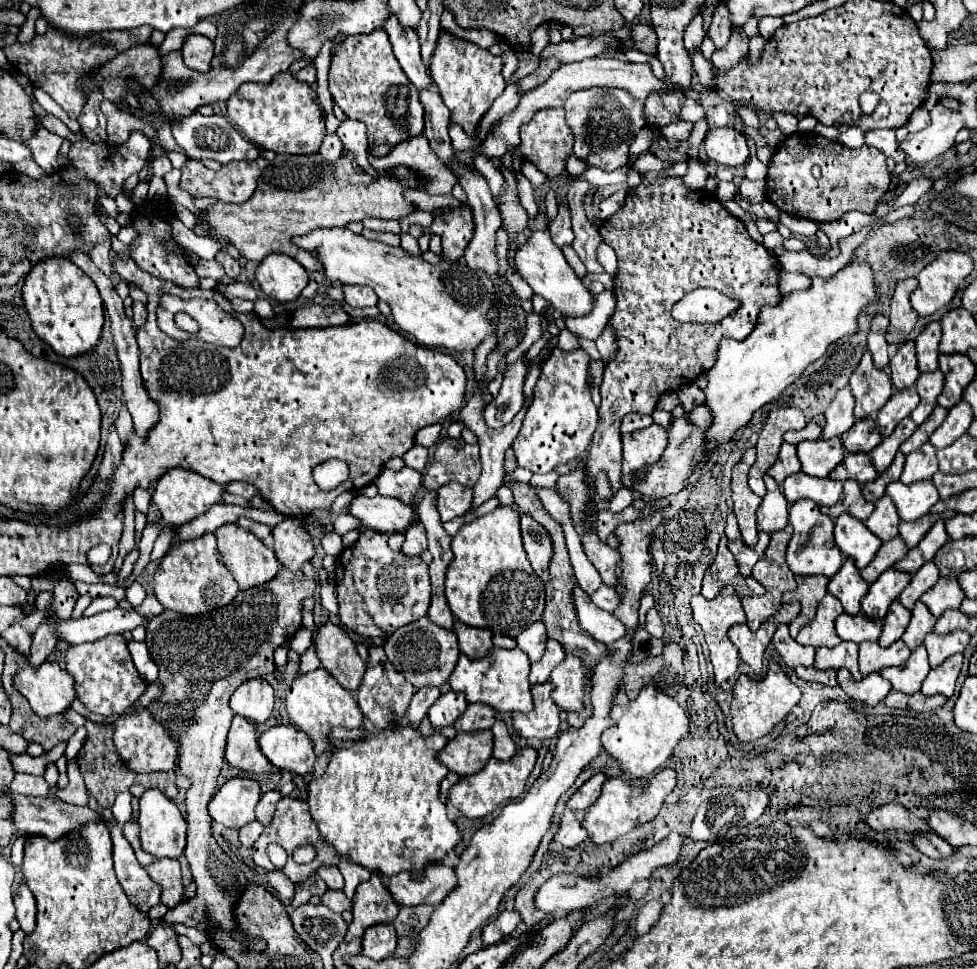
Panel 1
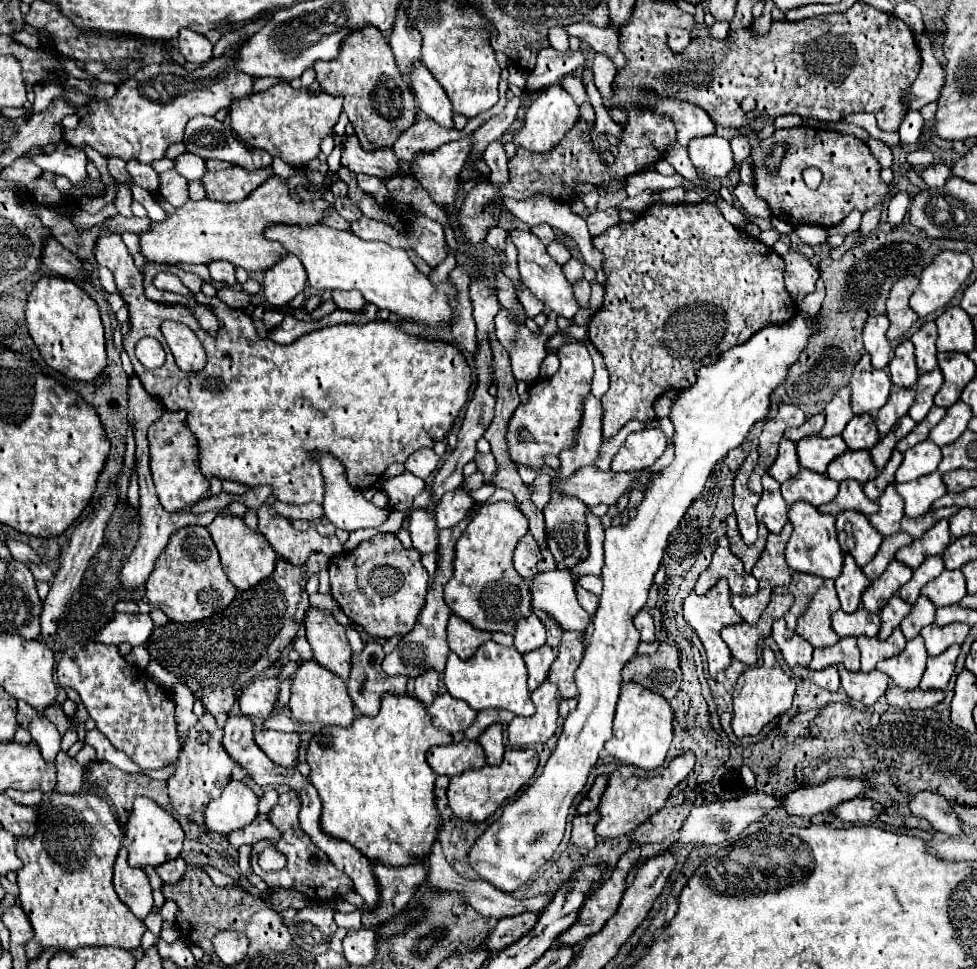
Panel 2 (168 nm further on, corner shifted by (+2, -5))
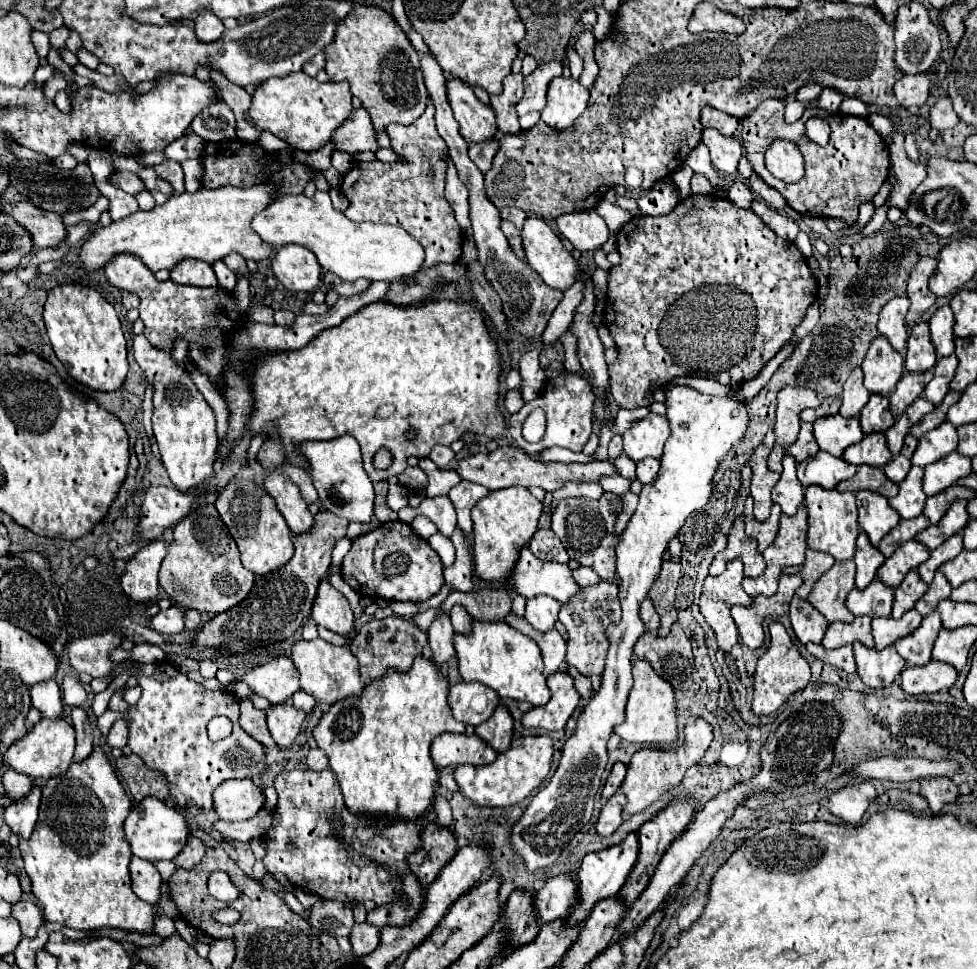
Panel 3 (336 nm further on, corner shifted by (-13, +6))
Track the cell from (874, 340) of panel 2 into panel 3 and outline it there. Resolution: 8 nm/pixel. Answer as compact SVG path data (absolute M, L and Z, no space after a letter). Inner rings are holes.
M896 296L892 298L880 312L880 320L878 320L878 332L882 336L888 338L890 346L896 352L904 352L906 350L906 340L908 340L908 330L906 330L906 322L904 316L910 308L910 300L906 296Z

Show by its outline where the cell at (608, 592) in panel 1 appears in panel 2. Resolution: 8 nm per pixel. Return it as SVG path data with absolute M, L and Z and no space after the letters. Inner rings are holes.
M575 585L575 593L577 593L577 601L581 603L581 607L593 617L593 611L597 611L597 601L599 599L593 593L589 593L587 589L579 587L579 585Z

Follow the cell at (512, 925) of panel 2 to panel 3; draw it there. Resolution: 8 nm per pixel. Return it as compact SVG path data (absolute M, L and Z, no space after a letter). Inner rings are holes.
M560 874L556 878L550 878L544 888L534 894L534 910L540 926L564 916L564 912L568 912L576 900L578 886L570 876Z

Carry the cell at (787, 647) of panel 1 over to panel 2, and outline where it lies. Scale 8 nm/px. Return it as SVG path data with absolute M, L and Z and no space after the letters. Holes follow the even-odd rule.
M777 619L773 623L773 633L771 637L775 639L775 643L779 645L785 661L789 667L795 667L795 665L809 665L811 663L811 653L813 653L813 647L809 645L807 639L803 639L801 635L797 635L795 631L787 629L785 625L785 619Z

